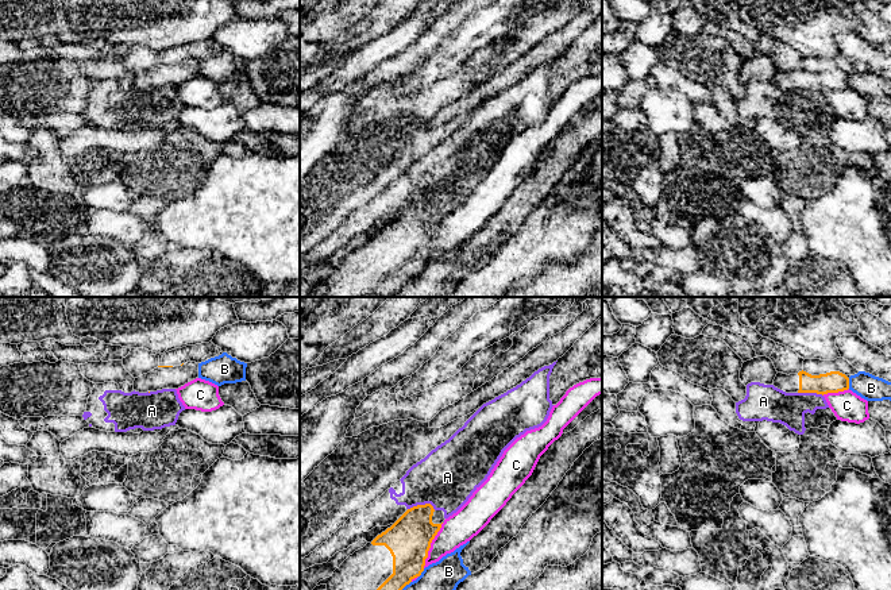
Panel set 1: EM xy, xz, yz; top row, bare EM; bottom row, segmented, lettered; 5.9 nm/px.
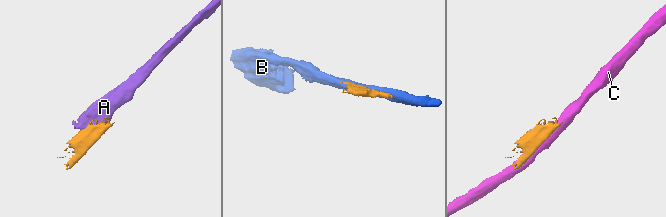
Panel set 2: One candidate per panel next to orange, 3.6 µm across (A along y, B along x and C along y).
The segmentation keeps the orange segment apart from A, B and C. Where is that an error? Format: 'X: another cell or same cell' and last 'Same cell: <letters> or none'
A: another cell
B: another cell
C: another cell
Same cell: none

